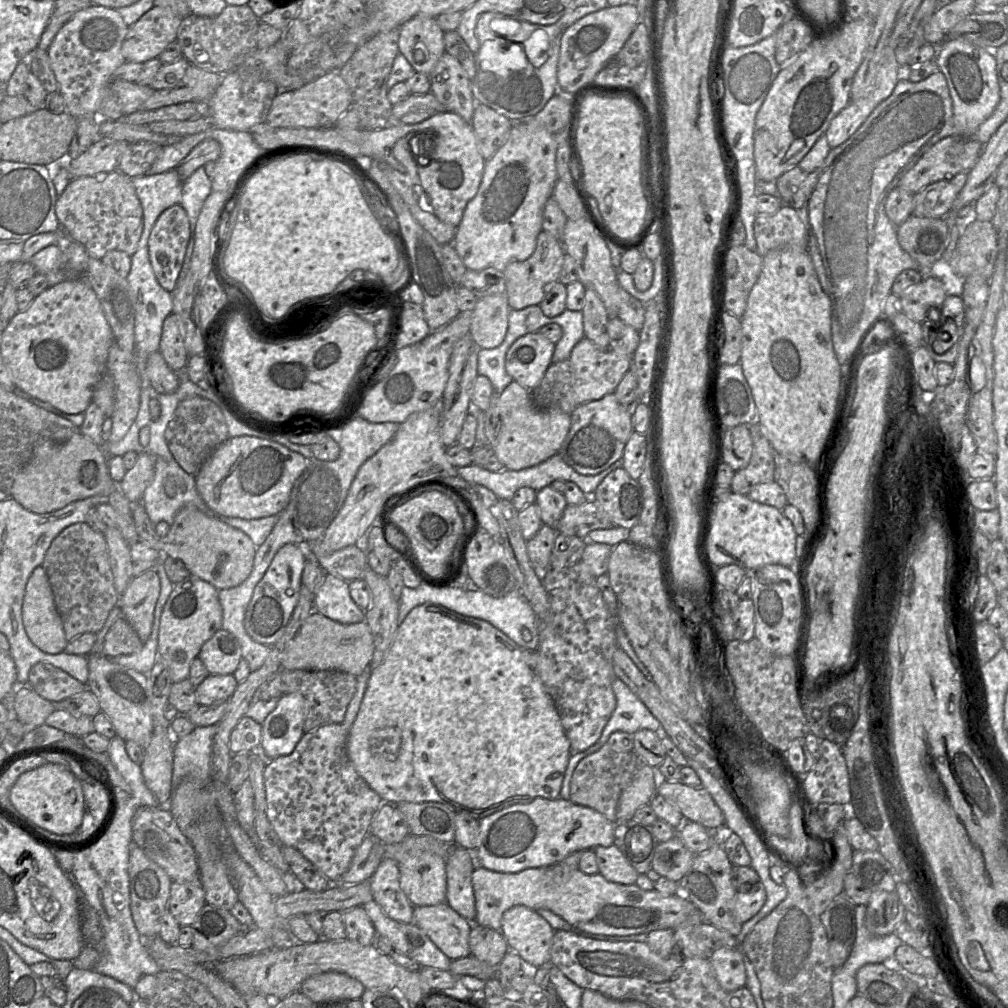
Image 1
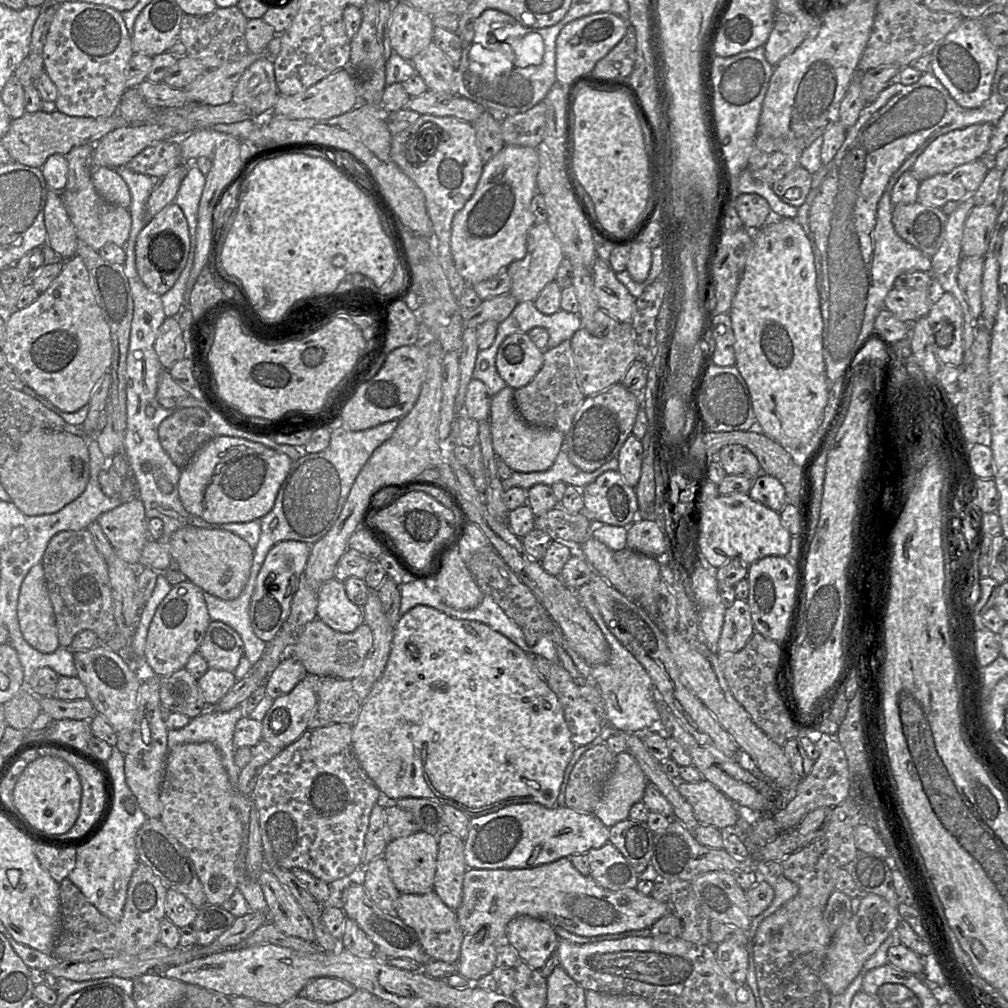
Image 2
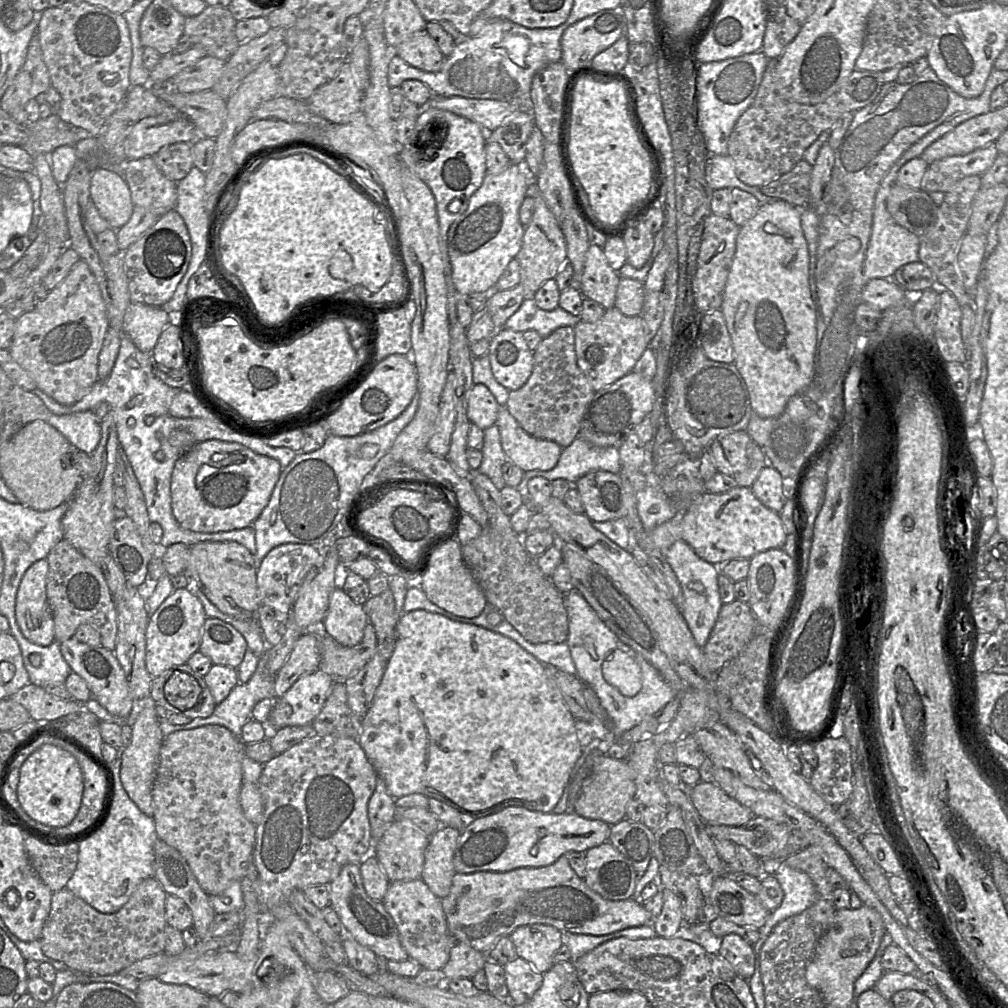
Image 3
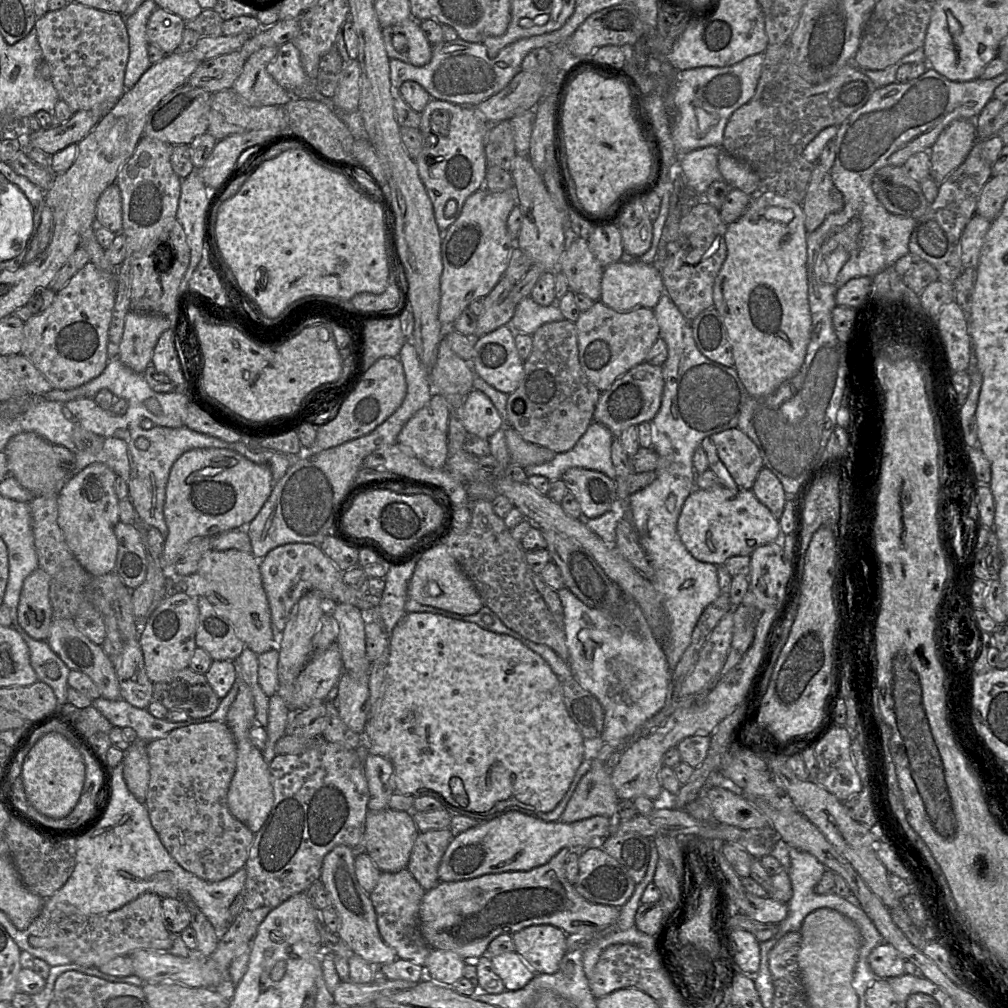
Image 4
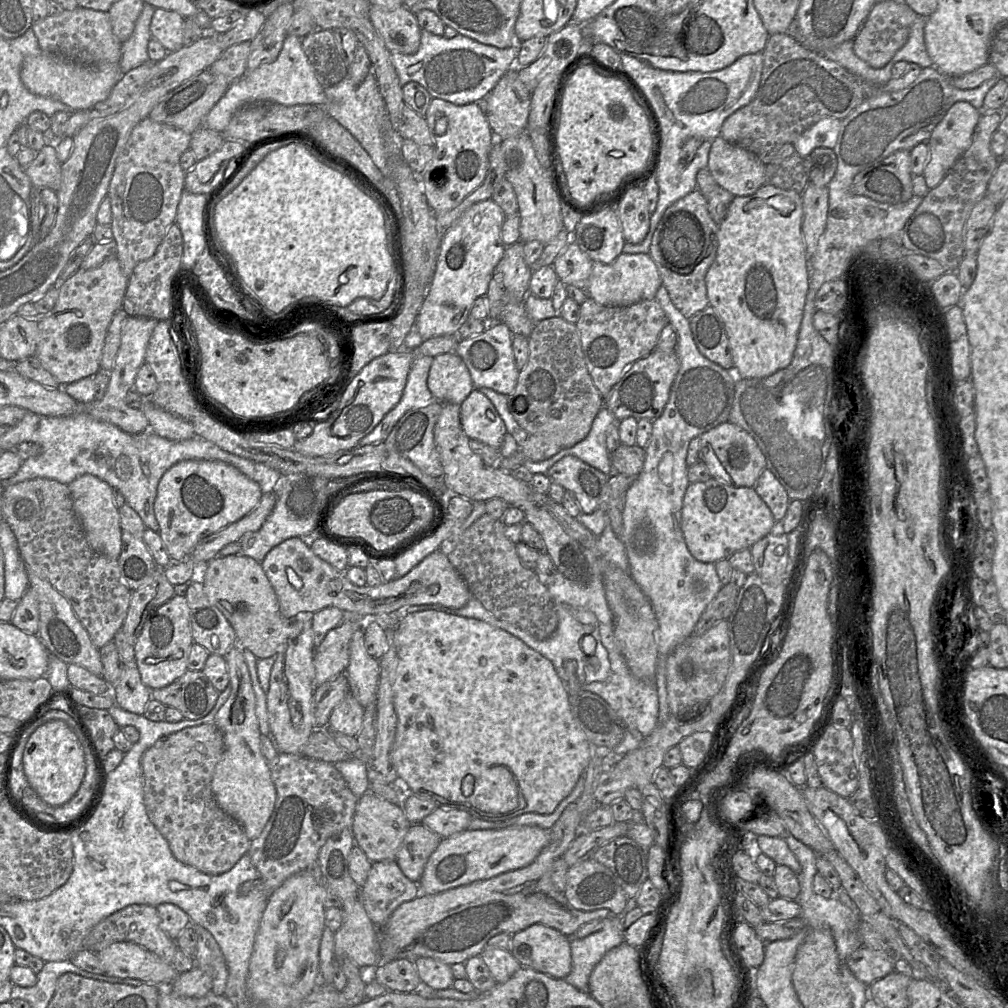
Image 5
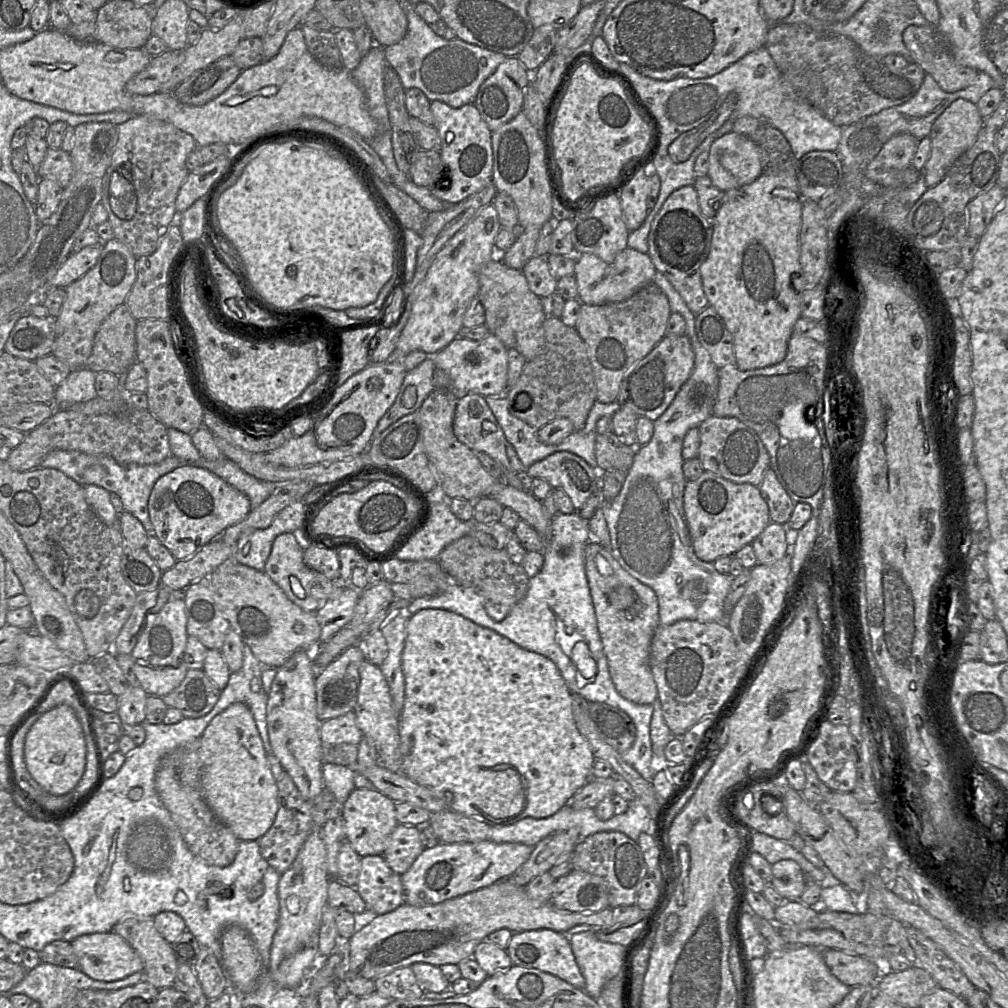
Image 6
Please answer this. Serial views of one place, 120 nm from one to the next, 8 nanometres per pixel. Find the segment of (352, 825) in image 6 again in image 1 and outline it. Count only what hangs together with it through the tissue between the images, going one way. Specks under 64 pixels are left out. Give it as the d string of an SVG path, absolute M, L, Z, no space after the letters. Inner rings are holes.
M422 853L398 862L400 886L415 906L432 906L446 902L446 859Z

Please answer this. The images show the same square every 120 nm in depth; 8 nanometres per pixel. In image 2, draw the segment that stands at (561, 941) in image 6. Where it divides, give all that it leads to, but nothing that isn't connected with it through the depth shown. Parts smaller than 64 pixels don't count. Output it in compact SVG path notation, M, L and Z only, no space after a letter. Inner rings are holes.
M521 915L508 923L505 942L512 946L520 960L539 970L555 952L559 938L549 922Z

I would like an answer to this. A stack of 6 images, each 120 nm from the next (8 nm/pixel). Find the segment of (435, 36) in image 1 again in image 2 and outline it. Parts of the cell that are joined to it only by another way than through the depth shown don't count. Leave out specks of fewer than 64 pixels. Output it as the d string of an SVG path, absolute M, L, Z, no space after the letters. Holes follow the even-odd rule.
M405 2L393 4L389 39L393 52L407 61L433 41L433 19Z

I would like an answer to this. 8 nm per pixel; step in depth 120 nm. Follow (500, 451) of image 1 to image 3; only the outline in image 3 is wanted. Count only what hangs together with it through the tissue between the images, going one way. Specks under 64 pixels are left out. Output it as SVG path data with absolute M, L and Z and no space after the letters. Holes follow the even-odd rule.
M499 405L495 425L499 428L505 455L523 471L547 471L558 463L563 448L554 441L535 438L528 434L506 406Z

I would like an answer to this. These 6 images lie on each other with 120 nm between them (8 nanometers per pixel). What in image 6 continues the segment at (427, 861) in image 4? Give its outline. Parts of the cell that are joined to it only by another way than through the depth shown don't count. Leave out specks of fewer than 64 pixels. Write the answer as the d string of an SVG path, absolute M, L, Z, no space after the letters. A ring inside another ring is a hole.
M398 823L389 836L383 857L390 868L402 875L426 848L421 827Z

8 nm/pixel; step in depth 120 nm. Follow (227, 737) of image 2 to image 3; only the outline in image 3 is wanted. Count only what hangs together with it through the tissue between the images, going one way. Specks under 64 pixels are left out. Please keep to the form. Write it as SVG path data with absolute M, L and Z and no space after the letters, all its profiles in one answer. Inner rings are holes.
M267 649L258 657L257 668L246 683L237 683L229 695L216 705L211 716L195 718L188 725L171 727L167 735L178 730L189 730L205 725L221 725L229 729L236 737L241 737L244 724L251 719L256 703L274 696L275 674L268 669Z

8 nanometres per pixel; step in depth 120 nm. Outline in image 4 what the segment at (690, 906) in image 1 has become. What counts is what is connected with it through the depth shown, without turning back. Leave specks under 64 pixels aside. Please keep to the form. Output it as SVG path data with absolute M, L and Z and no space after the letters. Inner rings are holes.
M564 847L547 863L528 871L507 871L460 881L439 882L426 891L421 901L419 925L423 938L432 949L452 951L463 959L478 959L497 936L513 936L533 925L552 925L567 935L602 931L616 922L620 908L589 902L576 891L574 885L567 880L564 869L565 858L570 850Z

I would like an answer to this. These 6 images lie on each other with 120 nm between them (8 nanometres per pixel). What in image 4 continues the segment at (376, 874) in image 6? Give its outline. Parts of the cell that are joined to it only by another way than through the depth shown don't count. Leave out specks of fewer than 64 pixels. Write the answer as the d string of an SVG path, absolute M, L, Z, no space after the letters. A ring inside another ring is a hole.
M407 870L381 871L379 880L369 897L373 903L377 926L382 940L391 947L400 959L424 966L432 948L423 938L419 925L419 910L426 890Z

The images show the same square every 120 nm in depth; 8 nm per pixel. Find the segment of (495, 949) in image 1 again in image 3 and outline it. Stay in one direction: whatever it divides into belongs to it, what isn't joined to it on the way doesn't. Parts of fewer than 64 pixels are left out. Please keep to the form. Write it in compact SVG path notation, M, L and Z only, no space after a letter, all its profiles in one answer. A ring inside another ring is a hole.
M455 943L450 951L446 965L441 969L445 981L456 978L471 979L477 971L483 969L486 954L464 943Z

